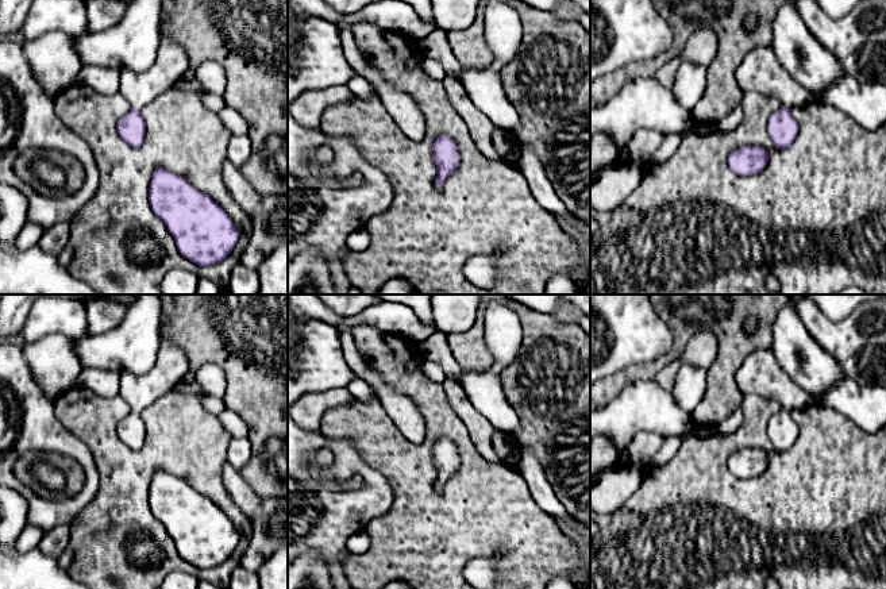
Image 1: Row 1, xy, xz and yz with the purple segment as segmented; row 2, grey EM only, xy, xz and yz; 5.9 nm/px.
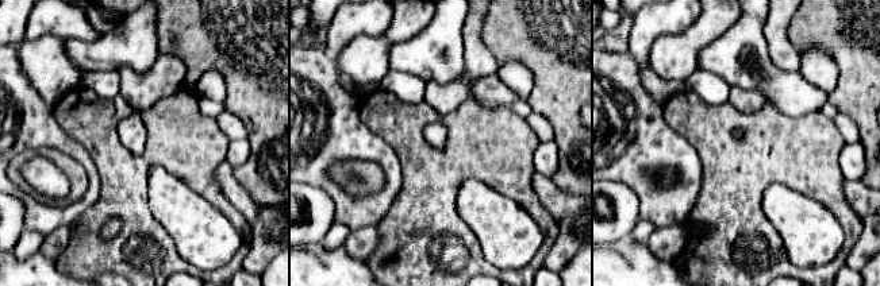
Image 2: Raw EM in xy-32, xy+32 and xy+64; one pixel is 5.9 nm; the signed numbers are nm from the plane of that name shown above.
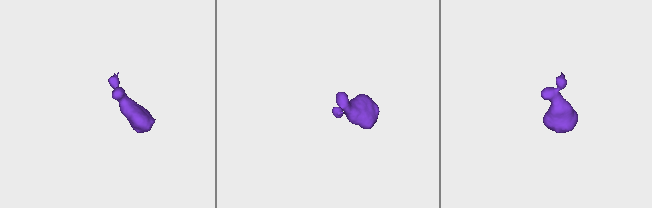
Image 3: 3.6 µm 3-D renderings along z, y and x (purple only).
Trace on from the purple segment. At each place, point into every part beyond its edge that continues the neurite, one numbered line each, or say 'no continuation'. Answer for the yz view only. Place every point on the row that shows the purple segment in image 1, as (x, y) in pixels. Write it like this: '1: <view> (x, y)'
1: yz (761, 72)

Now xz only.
no continuation

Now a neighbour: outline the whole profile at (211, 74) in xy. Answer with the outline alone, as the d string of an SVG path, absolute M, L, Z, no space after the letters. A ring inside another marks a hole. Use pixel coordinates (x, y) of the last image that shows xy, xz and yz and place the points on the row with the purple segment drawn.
M208 59L201 62L197 66L194 76L197 81L204 86L207 93L213 95L224 93L227 82L226 70L216 61Z

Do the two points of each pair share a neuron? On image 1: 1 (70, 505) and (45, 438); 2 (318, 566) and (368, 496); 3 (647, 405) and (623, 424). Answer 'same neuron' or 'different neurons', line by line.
1: same neuron
2: different neurons
3: same neuron

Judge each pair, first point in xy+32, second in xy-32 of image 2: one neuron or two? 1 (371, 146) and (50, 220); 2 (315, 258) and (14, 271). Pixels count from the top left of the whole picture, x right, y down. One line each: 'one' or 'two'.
1: one
2: one

